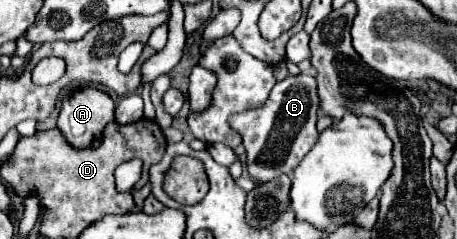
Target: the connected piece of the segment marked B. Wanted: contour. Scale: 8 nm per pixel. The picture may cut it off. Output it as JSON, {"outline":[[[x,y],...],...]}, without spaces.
{"outline":[[[307,74],[287,76],[283,82],[277,82],[271,90],[267,102],[259,108],[249,108],[245,112],[233,114],[229,126],[241,134],[243,146],[247,150],[247,172],[253,182],[265,184],[279,178],[281,174],[291,174],[299,160],[315,146],[319,118],[319,94],[317,80]]]}

